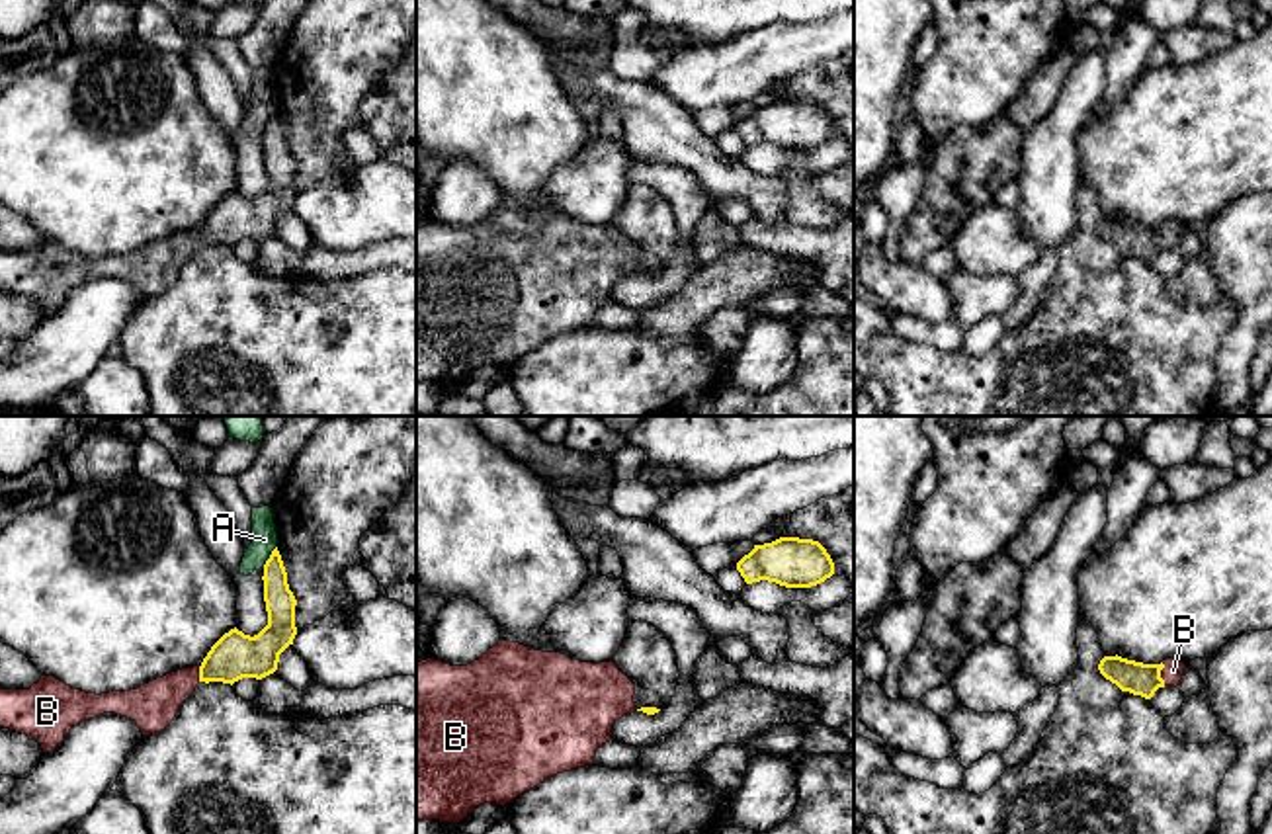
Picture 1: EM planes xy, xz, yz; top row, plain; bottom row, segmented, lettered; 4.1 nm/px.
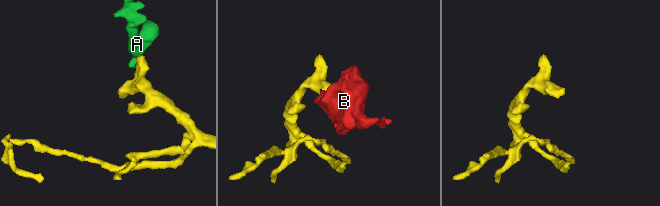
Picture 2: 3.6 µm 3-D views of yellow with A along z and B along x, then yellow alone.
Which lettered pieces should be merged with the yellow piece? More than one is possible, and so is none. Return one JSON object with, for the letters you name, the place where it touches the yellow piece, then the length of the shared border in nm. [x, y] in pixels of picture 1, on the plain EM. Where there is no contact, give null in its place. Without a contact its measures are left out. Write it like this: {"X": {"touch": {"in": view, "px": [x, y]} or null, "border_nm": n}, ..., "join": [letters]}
{"B": {"touch": {"in": "yz", "px": [1159, 237]}, "border_nm": 100}, "join": ["B"]}

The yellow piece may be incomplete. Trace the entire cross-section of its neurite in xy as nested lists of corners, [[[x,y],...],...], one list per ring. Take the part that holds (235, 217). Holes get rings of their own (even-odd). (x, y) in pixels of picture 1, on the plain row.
[[[277,109],[264,127],[268,188],[254,199],[236,189],[225,195],[199,229],[182,230],[129,254],[86,256],[53,238],[29,252],[0,250],[0,289],[33,299],[43,314],[55,313],[82,283],[115,275],[137,285],[143,299],[164,293],[199,244],[262,242],[277,232],[279,217],[297,197],[297,162]]]

